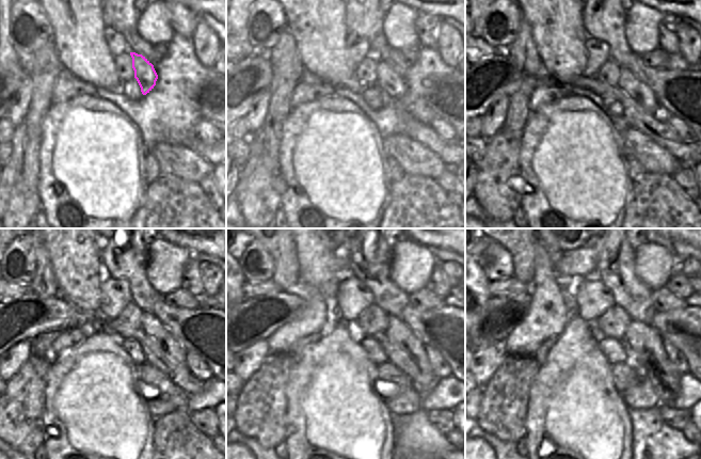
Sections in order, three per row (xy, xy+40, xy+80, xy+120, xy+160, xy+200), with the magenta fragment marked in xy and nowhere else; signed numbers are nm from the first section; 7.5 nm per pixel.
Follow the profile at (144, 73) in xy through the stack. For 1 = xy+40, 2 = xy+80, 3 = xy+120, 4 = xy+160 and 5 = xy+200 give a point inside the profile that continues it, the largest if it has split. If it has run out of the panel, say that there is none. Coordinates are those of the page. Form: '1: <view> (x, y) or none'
1: xy+40 (389, 82)
2: xy+80 (642, 100)
3: xy+120 (163, 344)
4: xy+160 (408, 348)
5: xy+200 (644, 342)

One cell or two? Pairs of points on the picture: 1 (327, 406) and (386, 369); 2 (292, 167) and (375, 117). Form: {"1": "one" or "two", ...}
{"1": "two", "2": "two"}

